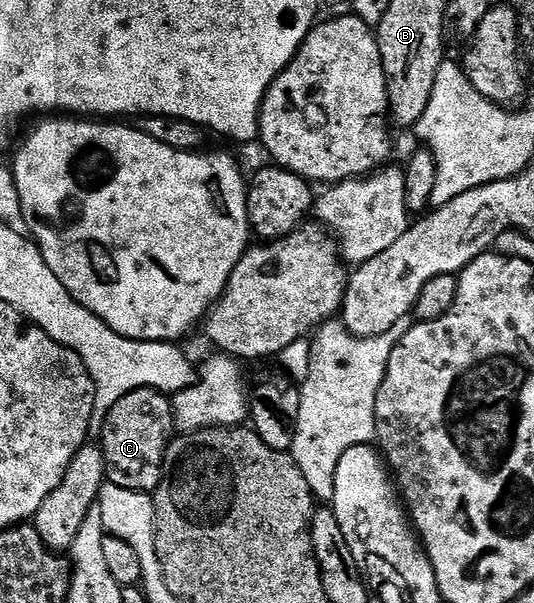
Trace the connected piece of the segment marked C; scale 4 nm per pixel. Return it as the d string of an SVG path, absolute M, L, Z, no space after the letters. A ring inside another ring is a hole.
M156 389L129 391L107 413L101 430L101 448L105 455L106 480L129 491L154 494L163 478L163 460L176 436L171 397Z

